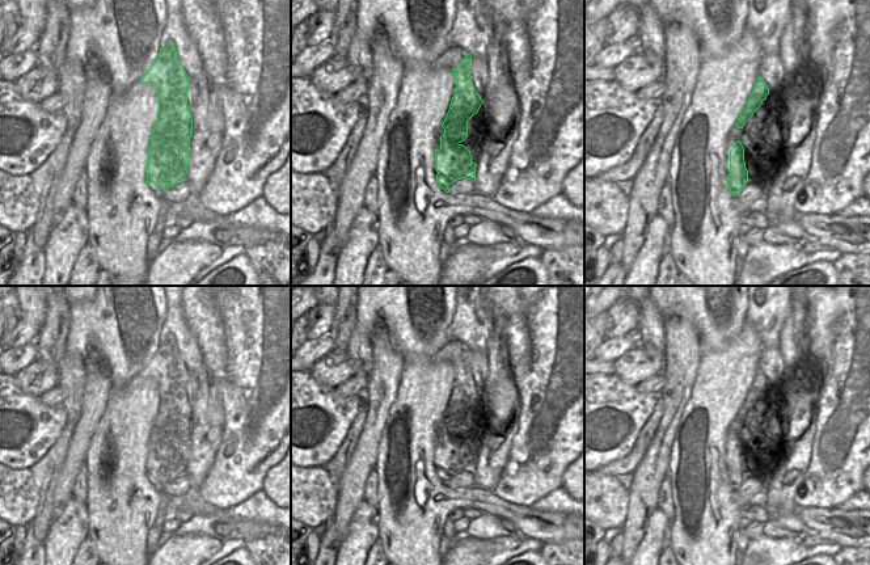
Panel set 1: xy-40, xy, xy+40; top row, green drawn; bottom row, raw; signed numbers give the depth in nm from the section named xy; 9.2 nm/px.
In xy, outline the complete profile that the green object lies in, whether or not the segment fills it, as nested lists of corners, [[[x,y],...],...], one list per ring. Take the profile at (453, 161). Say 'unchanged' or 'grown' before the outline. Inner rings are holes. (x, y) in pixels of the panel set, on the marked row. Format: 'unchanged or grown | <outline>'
unchanged | [[[465,54],[460,67],[452,68],[456,79],[455,94],[442,125],[440,148],[435,149],[436,181],[449,193],[448,186],[461,178],[476,181],[476,166],[470,151],[461,143],[468,138],[468,121],[478,113],[483,101],[477,93],[470,76],[472,55]]]

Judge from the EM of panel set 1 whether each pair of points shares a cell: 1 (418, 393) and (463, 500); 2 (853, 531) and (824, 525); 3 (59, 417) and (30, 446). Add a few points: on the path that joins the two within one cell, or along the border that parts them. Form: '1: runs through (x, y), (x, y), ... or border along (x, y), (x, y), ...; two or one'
1: runs through (418, 424), (418, 471), (433, 485); one
2: runs through (847, 528), (831, 525); one
3: runs through (53, 424), (37, 439); one

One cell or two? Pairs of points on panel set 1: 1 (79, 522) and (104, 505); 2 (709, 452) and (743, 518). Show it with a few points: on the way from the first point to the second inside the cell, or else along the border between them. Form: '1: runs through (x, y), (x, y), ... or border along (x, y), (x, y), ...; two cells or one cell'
1: border along (84, 501), (88, 509), (88, 536); two cells
2: border along (742, 507), (737, 527); two cells

